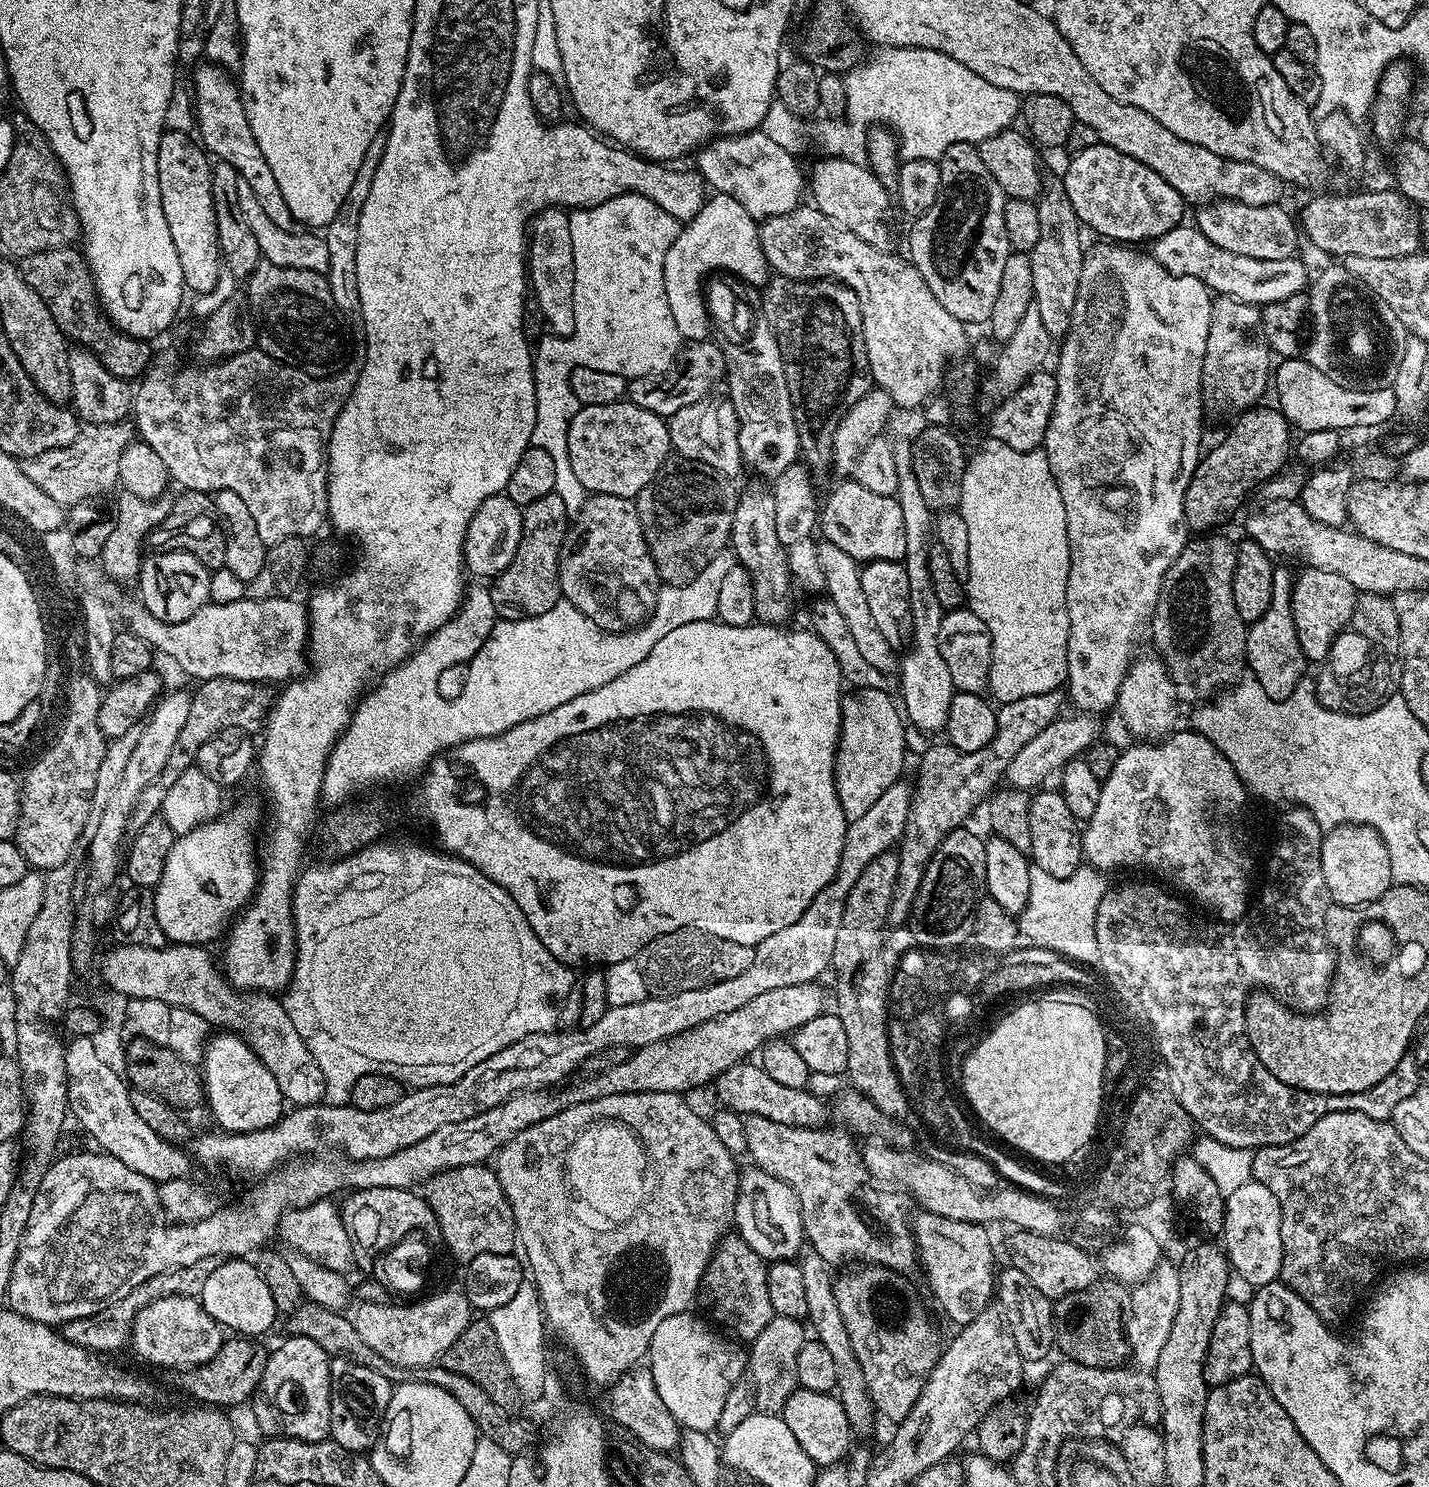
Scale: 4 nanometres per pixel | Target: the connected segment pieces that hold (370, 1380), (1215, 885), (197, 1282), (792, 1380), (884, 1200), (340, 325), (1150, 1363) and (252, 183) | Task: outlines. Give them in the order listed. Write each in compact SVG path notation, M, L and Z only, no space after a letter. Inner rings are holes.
M341 1356L330 1363L330 1430L331 1439L351 1452L367 1453L376 1445L386 1424L393 1384L378 1370L358 1366Z
M1177 730L1171 736L1157 740L1155 742L1136 742L1133 748L1124 748L1120 753L1120 757L1114 764L1113 772L1104 779L1100 785L1100 793L1098 794L1098 806L1094 808L1094 814L1086 821L1082 828L1082 856L1085 861L1094 868L1099 870L1107 870L1106 868L1145 868L1148 872L1157 872L1160 876L1165 876L1164 880L1172 883L1178 881L1185 884L1190 890L1198 888L1203 897L1210 901L1213 907L1220 907L1220 913L1223 916L1231 916L1235 922L1243 921L1250 908L1250 886L1244 882L1244 874L1242 874L1242 866L1238 862L1234 862L1234 858L1230 854L1222 851L1217 844L1216 838L1216 819L1217 817L1225 817L1229 813L1239 813L1244 804L1244 792L1246 793L1246 785L1240 779L1240 775L1234 770L1234 766L1230 766L1230 762L1221 754L1215 746L1201 736L1195 730Z
M219 1256L198 1258L198 1262L194 1262L190 1266L170 1268L162 1274L154 1274L154 1278L146 1278L146 1282L142 1282L137 1288L130 1290L130 1294L126 1294L126 1298L114 1302L106 1310L86 1318L71 1320L69 1324L63 1325L62 1335L64 1339L69 1340L72 1344L87 1348L89 1352L97 1354L116 1352L123 1344L125 1347L129 1343L132 1334L132 1323L138 1312L142 1310L142 1306L167 1296L199 1297L206 1281L209 1280L210 1274L218 1269L221 1261Z
M773 1315L765 1329L758 1334L758 1338L751 1341L748 1368L750 1372L754 1371L752 1381L755 1386L757 1411L768 1414L781 1413L789 1401L790 1394L796 1392L799 1387L798 1353L806 1339L803 1327L805 1328L805 1325L799 1320Z
M749 1116L744 1121L746 1126L746 1140L748 1142L747 1155L752 1156L751 1163L757 1168L766 1170L766 1174L770 1174L774 1178L778 1178L782 1182L786 1182L794 1190L794 1194L798 1194L798 1202L802 1210L802 1222L804 1223L804 1235L807 1243L810 1245L811 1251L817 1252L824 1261L830 1266L836 1264L847 1265L849 1262L863 1262L866 1264L877 1264L883 1268L889 1268L891 1272L899 1272L901 1274L911 1273L912 1267L917 1267L918 1253L913 1237L910 1235L910 1212L904 1209L904 1204L899 1200L901 1197L892 1190L880 1190L884 1192L875 1192L871 1188L868 1169L864 1166L861 1153L856 1150L856 1144L843 1132L840 1128L832 1128L833 1126L821 1126L818 1128L799 1128L798 1126L782 1126L782 1122L770 1122L770 1118L762 1118L761 1116Z
M262 262L248 275L246 287L247 303L254 313L254 320L260 323L261 332L258 332L258 340L260 336L259 343L267 356L283 361L285 365L295 365L306 375L315 377L333 377L344 367L350 356L348 336L344 333L345 317L335 305L325 273Z
M1167 1262L1157 1264L1142 1283L1131 1289L1126 1331L1130 1360L1137 1369L1155 1369L1162 1354L1162 1346L1166 1346L1166 1338L1170 1338L1170 1326L1174 1326L1174 1314L1178 1314L1179 1293L1180 1269L1175 1263L1167 1264Z
M200 62L192 72L192 92L196 95L196 128L200 131L199 143L216 160L234 166L236 175L246 182L246 186L250 186L250 190L254 190L258 206L262 206L266 218L270 218L270 222L274 222L278 230L297 231L294 214L290 214L290 206L286 206L286 198L282 198L278 182L274 182L274 173L266 163L266 158L262 158L262 150L258 150L256 139L250 130L250 122L246 118L239 87L233 77L216 64Z

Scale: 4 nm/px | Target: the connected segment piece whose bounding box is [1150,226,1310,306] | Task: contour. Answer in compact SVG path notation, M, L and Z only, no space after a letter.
M1181 226L1162 234L1158 239L1151 241L1150 254L1170 274L1198 278L1198 282L1205 284L1209 292L1216 296L1229 296L1257 306L1270 302L1282 302L1282 298L1290 298L1290 294L1304 292L1310 283L1310 273L1308 274L1303 262L1296 256L1263 260L1262 258L1246 258L1242 254L1230 254L1230 250L1222 250L1222 246L1214 246L1214 242L1210 242L1210 238L1206 238L1206 234L1202 234L1195 226L1189 226L1189 228Z

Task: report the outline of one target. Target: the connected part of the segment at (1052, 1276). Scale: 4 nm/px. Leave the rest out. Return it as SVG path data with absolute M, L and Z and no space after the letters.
M1019 1230L1011 1233L1013 1236L1008 1240L1008 1256L1011 1267L1017 1272L1021 1272L1028 1284L1034 1286L1038 1290L1042 1290L1042 1294L1046 1294L1049 1298L1059 1298L1066 1294L1074 1294L1078 1290L1086 1290L1091 1284L1097 1283L1096 1268L1098 1272L1098 1264L1092 1261L1092 1256L1087 1247L1081 1246L1079 1243L1064 1241L1059 1235L1043 1236L1042 1234L1034 1234L1033 1232L1021 1232Z

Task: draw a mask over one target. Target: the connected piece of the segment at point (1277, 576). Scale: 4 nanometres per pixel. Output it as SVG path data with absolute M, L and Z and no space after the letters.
M1282 566L1274 567L1274 588L1270 594L1270 606L1266 606L1266 614L1258 618L1248 629L1246 638L1247 671L1251 679L1257 680L1266 690L1271 700L1285 700L1294 694L1296 683L1305 679L1306 661L1302 654L1302 646L1298 642L1298 630L1294 630L1294 614L1292 613L1292 582L1294 576Z

